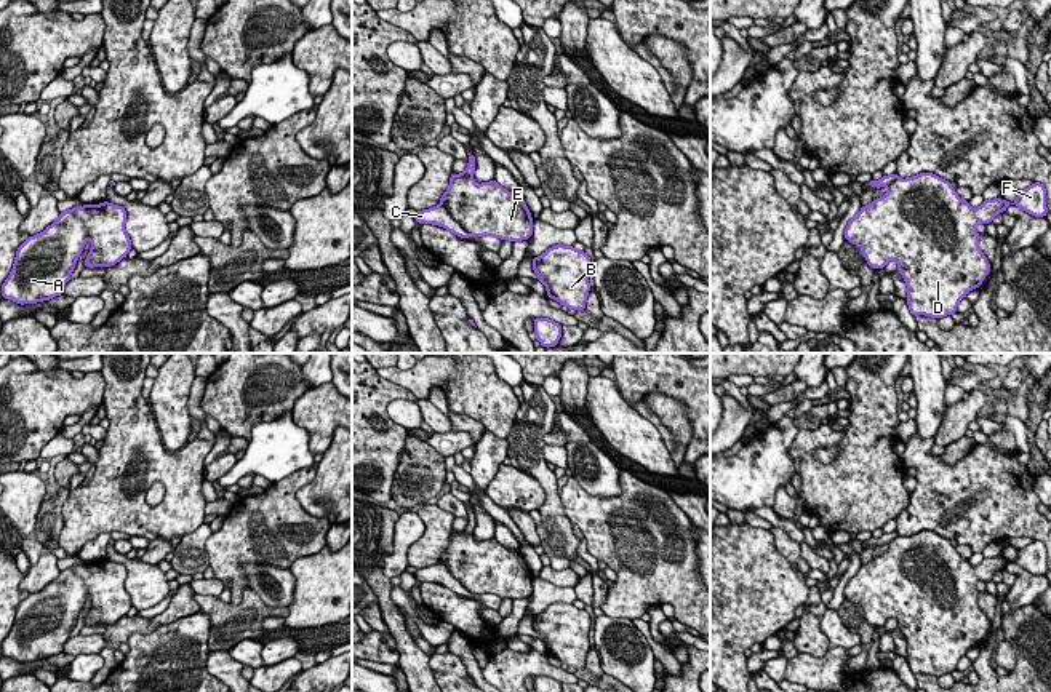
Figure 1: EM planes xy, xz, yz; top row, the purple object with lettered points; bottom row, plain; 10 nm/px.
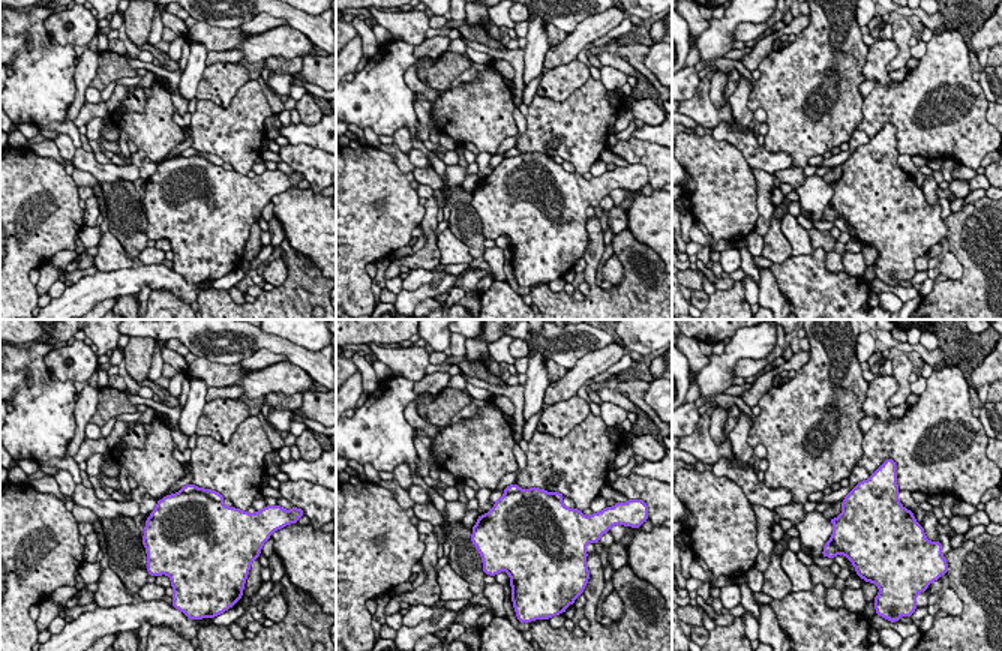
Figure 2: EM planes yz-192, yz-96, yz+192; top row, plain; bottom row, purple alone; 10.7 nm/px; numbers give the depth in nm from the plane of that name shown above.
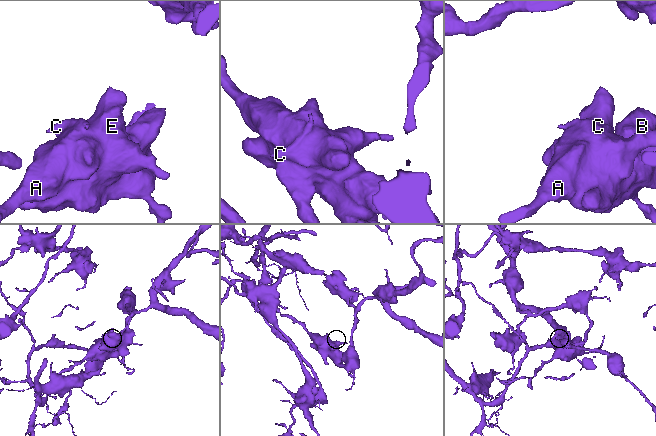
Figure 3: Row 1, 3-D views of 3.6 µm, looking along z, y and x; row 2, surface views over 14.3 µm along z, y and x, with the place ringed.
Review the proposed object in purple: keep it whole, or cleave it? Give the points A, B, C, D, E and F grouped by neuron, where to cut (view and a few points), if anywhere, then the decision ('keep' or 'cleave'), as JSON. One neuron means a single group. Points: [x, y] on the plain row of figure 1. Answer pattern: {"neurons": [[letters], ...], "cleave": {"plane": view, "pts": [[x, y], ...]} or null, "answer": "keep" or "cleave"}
{"neurons": [["A", "B", "C", "D", "E", "F"]], "cleave": null, "answer": "keep"}

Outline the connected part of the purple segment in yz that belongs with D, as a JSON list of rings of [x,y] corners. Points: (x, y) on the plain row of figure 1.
[[[894,531],[869,542],[888,550],[861,566],[848,580],[845,598],[862,607],[872,626],[897,620],[913,674],[953,673],[958,660],[982,642],[992,623],[979,607],[979,580],[987,583],[1009,563],[1035,575],[1048,571],[1040,540],[1019,548],[1014,561],[995,556],[979,566],[971,566],[949,539],[933,531],[907,537]]]

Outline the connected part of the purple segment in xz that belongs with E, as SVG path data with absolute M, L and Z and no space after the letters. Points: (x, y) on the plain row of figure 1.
M469 513L464 531L451 531L450 545L435 566L418 569L419 582L440 583L467 596L496 595L509 599L528 598L533 593L533 575L522 556L501 545L496 539L474 539L475 513Z

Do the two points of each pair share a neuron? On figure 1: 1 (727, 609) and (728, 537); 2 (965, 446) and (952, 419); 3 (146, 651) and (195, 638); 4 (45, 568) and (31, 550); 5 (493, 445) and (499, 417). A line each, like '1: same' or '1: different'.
1: same
2: different
3: same
4: different
5: different

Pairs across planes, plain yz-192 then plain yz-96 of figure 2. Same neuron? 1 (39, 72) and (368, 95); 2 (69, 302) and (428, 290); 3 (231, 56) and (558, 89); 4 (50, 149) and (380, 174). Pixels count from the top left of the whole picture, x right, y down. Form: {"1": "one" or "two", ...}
{"1": "one", "2": "one", "3": "two", "4": "two"}

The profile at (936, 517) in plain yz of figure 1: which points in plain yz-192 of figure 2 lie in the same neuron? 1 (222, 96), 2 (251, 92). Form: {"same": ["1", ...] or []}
{"same": ["2"]}

